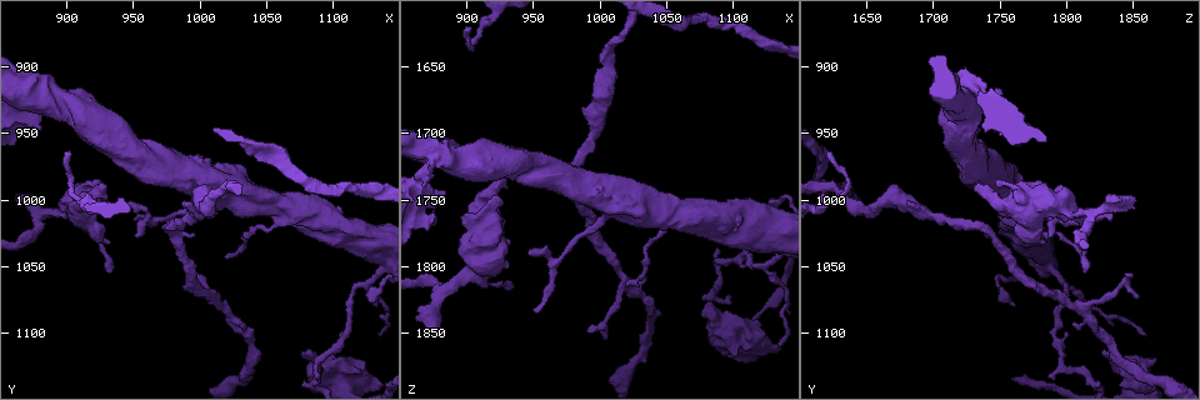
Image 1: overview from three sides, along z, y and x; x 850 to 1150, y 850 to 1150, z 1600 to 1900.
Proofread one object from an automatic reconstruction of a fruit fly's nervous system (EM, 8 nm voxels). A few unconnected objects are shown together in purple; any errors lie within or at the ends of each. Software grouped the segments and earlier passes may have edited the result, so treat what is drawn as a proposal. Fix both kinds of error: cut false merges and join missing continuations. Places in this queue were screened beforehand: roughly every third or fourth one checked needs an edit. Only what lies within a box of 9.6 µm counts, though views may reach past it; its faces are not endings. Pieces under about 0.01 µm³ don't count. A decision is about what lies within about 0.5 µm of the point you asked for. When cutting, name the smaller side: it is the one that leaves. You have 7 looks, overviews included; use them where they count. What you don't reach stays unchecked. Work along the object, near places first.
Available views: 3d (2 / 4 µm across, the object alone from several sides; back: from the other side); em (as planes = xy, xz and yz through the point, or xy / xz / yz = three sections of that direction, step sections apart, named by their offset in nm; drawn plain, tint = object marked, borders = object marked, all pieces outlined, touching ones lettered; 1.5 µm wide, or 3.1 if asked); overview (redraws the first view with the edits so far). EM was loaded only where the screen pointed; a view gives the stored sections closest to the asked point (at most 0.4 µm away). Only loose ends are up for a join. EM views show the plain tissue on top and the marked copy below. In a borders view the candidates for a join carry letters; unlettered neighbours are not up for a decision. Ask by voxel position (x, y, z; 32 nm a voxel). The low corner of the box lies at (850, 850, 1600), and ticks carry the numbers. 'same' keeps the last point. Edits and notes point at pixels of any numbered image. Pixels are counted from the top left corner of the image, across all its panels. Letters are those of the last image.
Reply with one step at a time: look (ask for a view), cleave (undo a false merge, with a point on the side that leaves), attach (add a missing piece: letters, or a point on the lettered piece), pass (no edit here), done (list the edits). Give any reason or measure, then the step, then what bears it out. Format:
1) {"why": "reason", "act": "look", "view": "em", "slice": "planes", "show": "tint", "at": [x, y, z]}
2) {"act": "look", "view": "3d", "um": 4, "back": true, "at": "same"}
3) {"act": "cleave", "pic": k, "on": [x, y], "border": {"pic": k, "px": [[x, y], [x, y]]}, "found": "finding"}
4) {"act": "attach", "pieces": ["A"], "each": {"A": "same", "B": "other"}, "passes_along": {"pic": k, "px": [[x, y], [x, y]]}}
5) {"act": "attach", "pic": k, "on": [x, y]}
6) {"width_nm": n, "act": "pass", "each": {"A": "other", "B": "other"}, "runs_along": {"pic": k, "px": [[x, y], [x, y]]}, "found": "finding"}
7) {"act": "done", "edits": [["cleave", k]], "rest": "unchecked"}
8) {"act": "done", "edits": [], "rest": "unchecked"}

{"why": "an open end", "act": "look", "view": "em", "slice": "xz", "step": 8, "show": "borders", "at": [878, 952, 1754]}

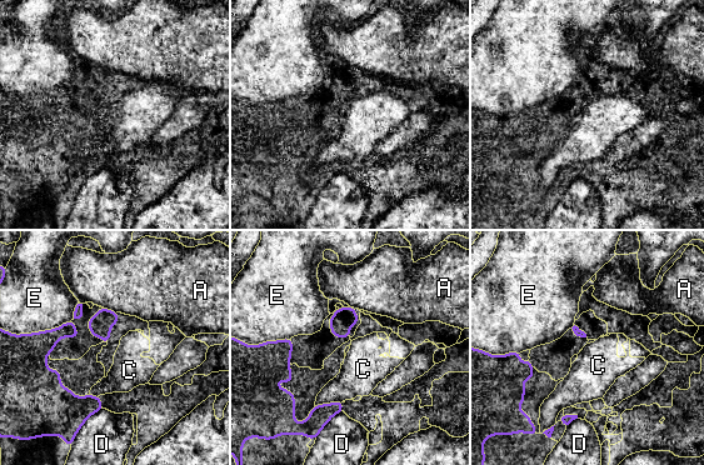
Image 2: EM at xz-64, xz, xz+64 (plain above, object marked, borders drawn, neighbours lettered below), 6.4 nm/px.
{"act": "pass", "each": {"A": "other", "C": "other", "D": "other", "E": "other"}, "found": "no lettered piece goes on from it"}

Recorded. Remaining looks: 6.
{"why": "an open end", "act": "look", "view": "em", "slice": "planes", "show": "borders", "at": [880, 1000, 1850]}

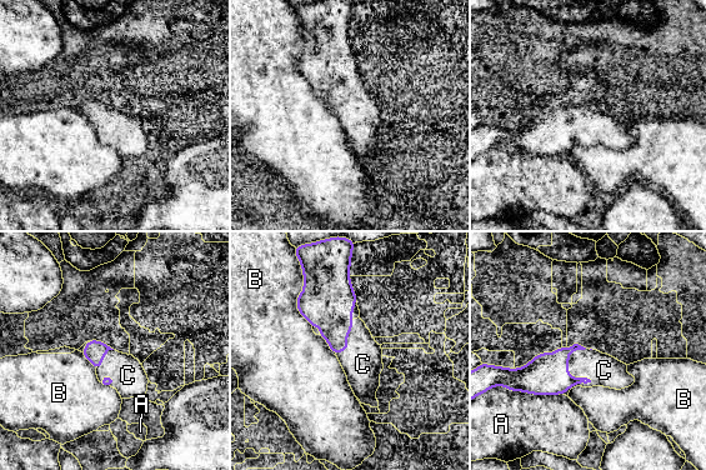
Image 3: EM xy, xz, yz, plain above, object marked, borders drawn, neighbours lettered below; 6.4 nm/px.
{"act": "attach", "pieces": ["C"], "each": {"A": "other", "B": "other", "C": "same"}, "passes_along": {"pic": 3, "px": [[546, 374], [575, 378], [604, 370]]}, "found": "it goes on there"}

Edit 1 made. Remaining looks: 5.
{"act": "look", "view": "overview"}

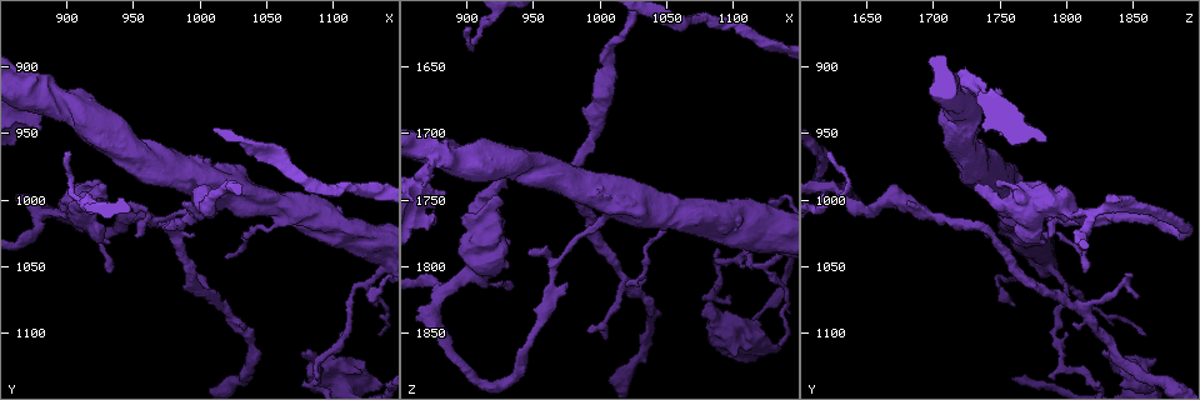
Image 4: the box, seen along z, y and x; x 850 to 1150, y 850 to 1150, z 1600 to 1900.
{"why": "narrows sharply", "act": "look", "view": "3d", "um": 4, "at": [926, 1036, 1814]}

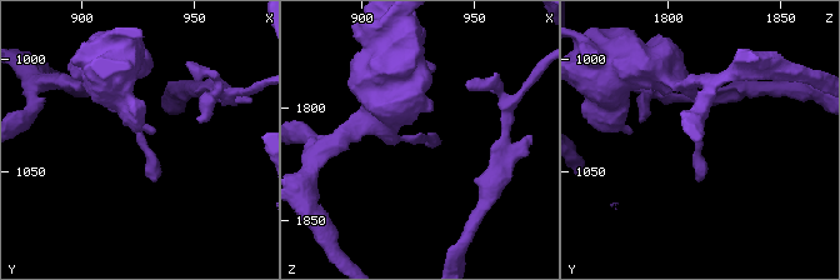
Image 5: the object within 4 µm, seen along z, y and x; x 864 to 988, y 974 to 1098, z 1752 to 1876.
{"why": "need the tissue", "act": "look", "view": "em", "slice": "planes", "show": "tint", "at": [925, 1037, 1811]}

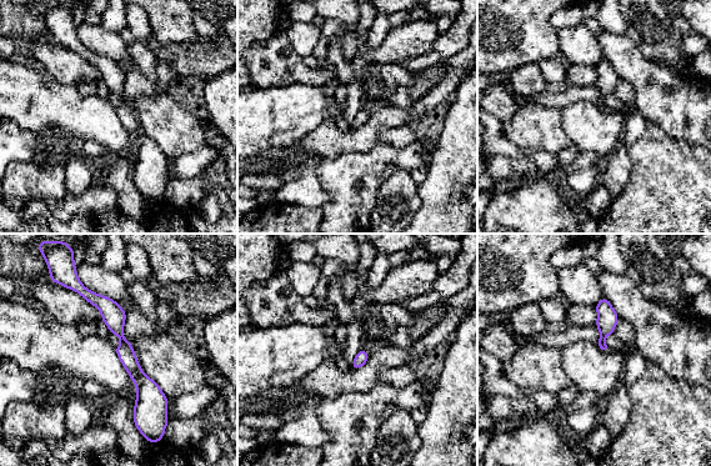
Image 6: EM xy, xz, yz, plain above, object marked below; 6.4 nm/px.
{"why": "what lies round it", "act": "look", "view": "em", "slice": "planes", "show": "borders", "at": "same"}

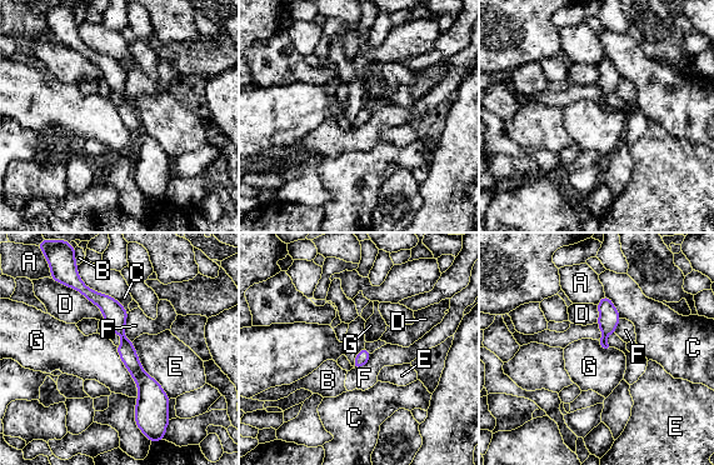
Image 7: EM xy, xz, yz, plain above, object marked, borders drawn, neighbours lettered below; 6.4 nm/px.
{"width_nm": 70, "act": "pass", "each": {"A": "other", "B": "other", "C": "other", "D": "other", "E": "other", "F": "other", "G": "other"}, "runs_along": {"pic": 7, "px": [[83, 289], [115, 315], [145, 384], [141, 423]]}, "found": "all the same cell"}

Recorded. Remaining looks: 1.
{"act": "done", "edits": [["attach", 3]], "rest": "unchecked"}

